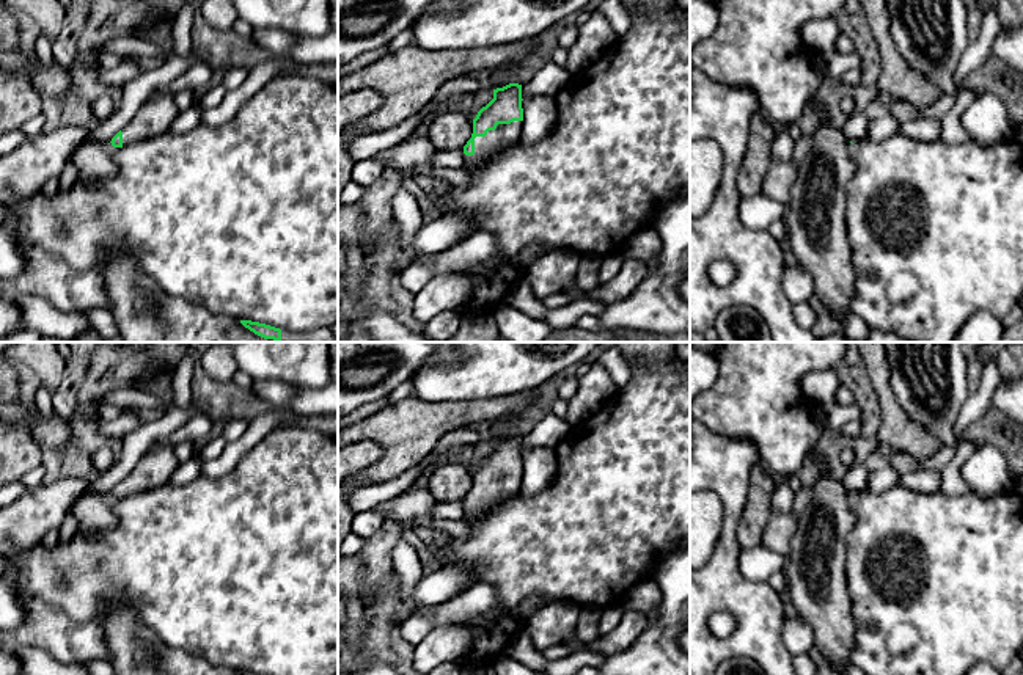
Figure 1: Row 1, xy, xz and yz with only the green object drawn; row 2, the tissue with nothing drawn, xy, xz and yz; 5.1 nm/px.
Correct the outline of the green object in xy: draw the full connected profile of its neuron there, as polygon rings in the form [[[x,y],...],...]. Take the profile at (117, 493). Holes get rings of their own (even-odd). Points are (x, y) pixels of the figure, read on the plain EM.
[[[154,444],[110,494],[113,499],[123,499],[162,487],[170,482],[179,463],[181,462],[173,451],[173,444]]]

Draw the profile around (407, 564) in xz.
[[[399,538],[391,548],[391,562],[402,579],[401,597],[412,598],[424,576],[420,556],[404,538]]]

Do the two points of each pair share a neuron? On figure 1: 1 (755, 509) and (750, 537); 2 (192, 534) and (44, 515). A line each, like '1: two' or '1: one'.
1: one
2: two

